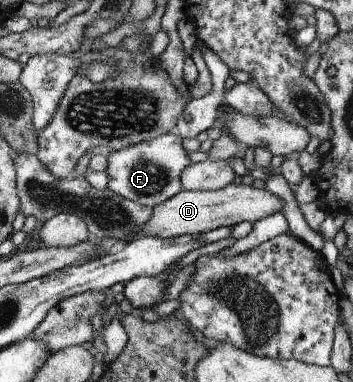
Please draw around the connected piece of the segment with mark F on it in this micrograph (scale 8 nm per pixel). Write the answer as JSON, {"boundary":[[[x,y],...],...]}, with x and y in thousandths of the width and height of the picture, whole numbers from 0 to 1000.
{"boundary":[[[493,343],[309,398],[297,416],[300,495],[414,545],[442,539],[510,500],[510,450],[541,427],[527,387],[516,387],[516,359]]]}

